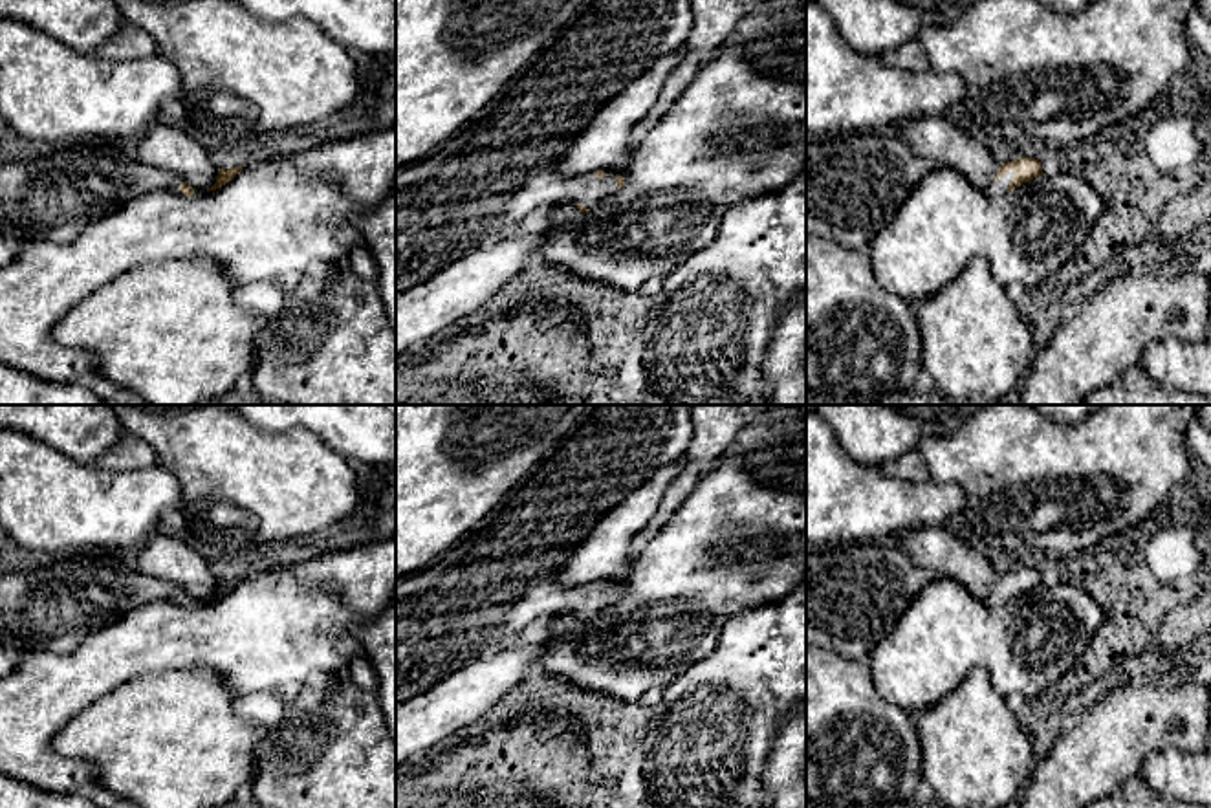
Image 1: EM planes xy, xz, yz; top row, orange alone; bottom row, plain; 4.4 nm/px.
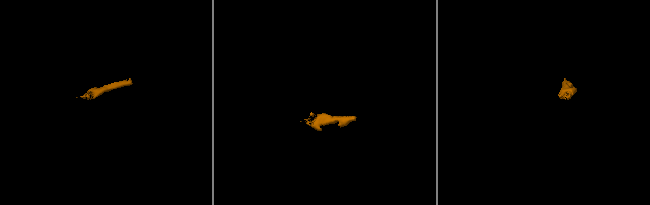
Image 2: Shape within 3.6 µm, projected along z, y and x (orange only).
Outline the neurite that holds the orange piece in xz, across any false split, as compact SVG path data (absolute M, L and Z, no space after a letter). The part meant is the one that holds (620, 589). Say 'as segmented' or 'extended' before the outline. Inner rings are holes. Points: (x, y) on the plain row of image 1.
extended; M594 405L594 409L583 418L577 429L562 442L562 445L535 471L520 482L502 502L464 539L443 551L438 559L429 562L425 568L409 573L396 581L396 707L434 687L442 680L454 674L467 663L495 652L500 641L535 619L544 619L555 612L573 612L581 623L588 623L599 617L616 599L623 597L625 588L612 583L588 583L581 586L566 588L559 583L559 570L570 561L573 550L584 540L584 537L595 528L595 524L621 504L634 489L645 484L656 471L685 456L693 438L693 418L691 405Z

